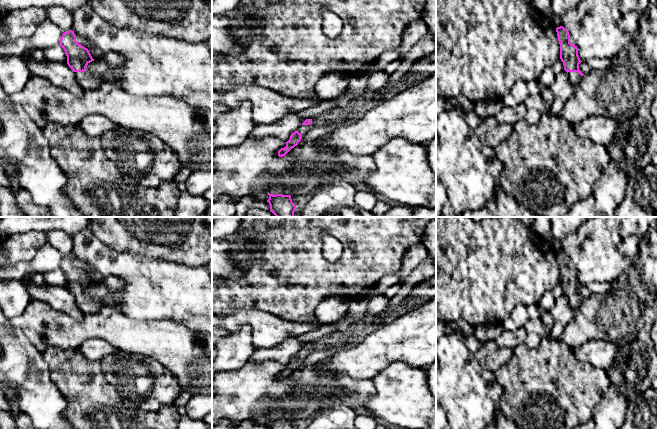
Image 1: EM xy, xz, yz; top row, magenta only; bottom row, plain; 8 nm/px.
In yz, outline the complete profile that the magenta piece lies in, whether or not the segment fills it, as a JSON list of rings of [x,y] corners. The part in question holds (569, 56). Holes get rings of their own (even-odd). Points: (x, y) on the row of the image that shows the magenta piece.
[[[563,26],[556,28],[558,41],[560,44],[560,59],[563,62],[564,70],[568,73],[569,81],[577,85],[584,75],[579,70],[582,62],[578,55],[577,46],[570,43],[570,34]]]

